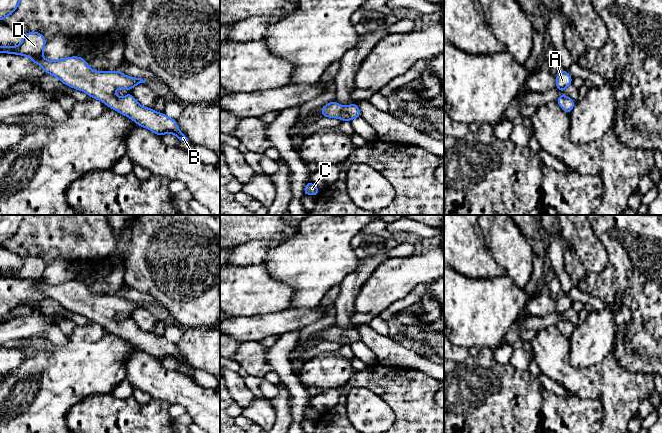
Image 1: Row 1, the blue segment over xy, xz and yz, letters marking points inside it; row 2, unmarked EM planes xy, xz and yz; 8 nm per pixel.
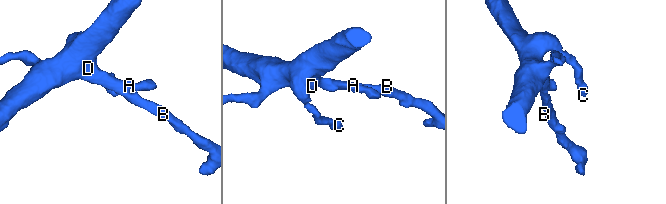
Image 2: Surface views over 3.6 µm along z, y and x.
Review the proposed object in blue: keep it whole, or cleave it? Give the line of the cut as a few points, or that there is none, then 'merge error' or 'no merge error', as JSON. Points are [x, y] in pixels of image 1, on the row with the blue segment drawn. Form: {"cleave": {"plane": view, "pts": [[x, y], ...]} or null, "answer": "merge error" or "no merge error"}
{"cleave": null, "answer": "no merge error"}

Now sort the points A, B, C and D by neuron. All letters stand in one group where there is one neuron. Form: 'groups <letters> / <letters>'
groups A B C D

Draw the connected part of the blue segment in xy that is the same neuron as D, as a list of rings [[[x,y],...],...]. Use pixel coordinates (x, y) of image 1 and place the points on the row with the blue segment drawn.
[[[39,32],[22,34],[23,40],[19,46],[1,46],[0,53],[27,56],[33,63],[39,64],[46,74],[58,78],[63,84],[85,92],[91,98],[100,100],[108,107],[132,119],[158,136],[166,133],[175,135],[181,141],[189,141],[178,129],[175,119],[164,113],[141,106],[130,93],[124,97],[117,97],[115,91],[119,88],[132,89],[146,81],[141,78],[129,77],[118,70],[92,70],[85,59],[72,56],[57,61],[46,60],[43,49],[47,40]]]

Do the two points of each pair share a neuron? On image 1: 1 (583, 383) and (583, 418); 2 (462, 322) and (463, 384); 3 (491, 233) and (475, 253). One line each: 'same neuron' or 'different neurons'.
1: different neurons
2: different neurons
3: different neurons

